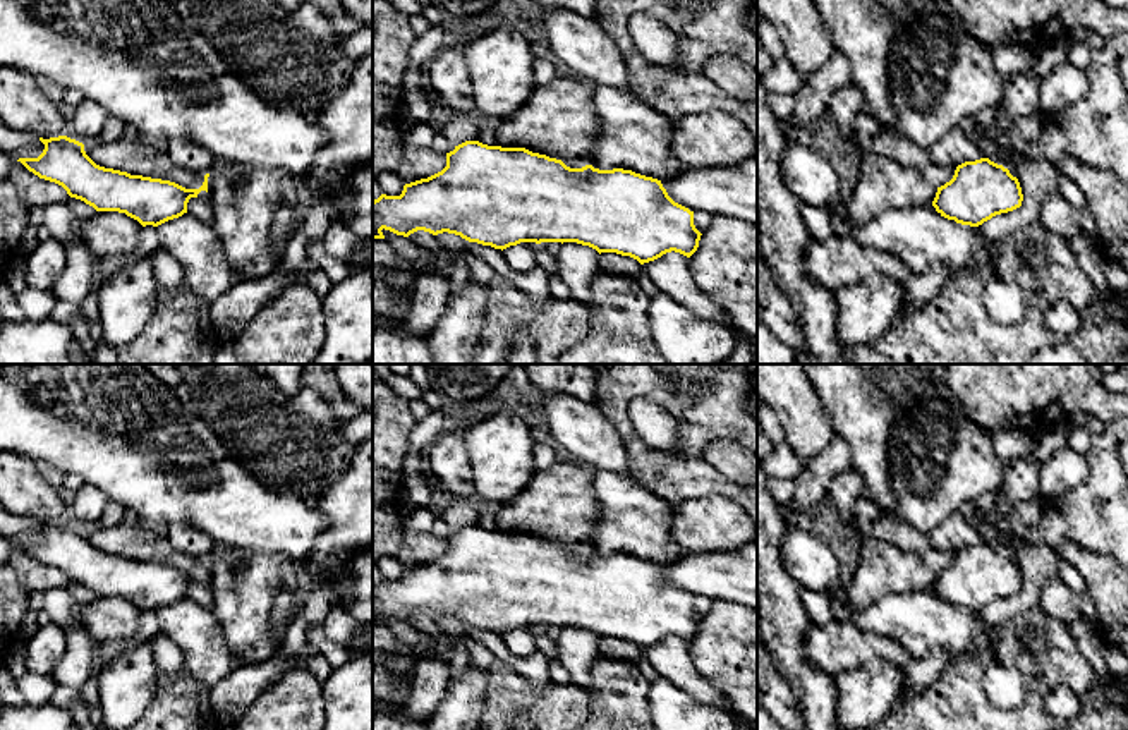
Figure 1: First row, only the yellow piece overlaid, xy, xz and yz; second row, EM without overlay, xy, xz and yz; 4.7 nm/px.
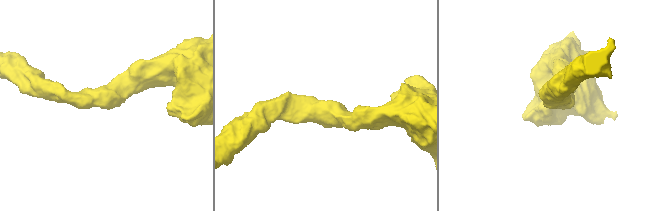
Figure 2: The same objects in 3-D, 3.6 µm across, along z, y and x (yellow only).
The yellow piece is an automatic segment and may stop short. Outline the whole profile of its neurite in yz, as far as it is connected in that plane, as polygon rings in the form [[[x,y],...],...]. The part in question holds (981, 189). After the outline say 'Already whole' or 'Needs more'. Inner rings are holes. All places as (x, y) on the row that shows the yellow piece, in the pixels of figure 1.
[[[980,158],[956,167],[949,182],[937,187],[932,206],[961,225],[979,227],[996,215],[1022,206],[1023,194],[1008,168]]]. Already whole

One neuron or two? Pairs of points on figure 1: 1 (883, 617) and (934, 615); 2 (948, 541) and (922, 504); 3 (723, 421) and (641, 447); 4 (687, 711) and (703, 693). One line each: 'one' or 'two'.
1: one
2: two
3: one
4: two

